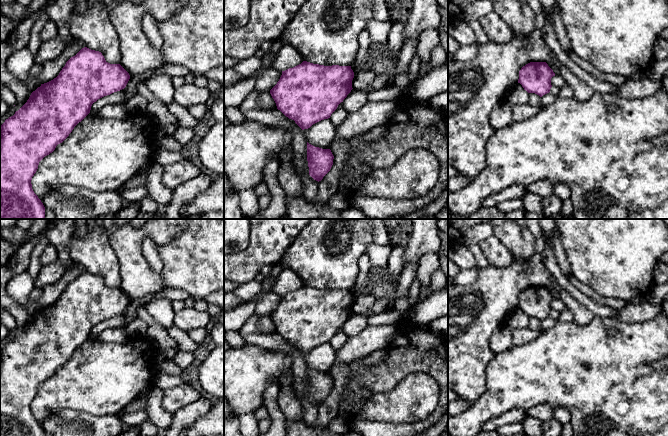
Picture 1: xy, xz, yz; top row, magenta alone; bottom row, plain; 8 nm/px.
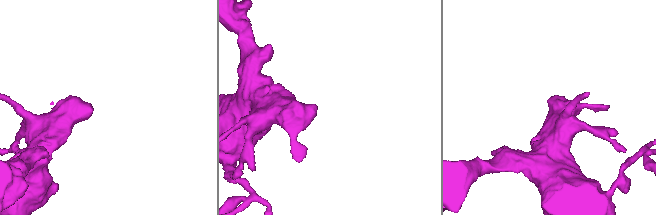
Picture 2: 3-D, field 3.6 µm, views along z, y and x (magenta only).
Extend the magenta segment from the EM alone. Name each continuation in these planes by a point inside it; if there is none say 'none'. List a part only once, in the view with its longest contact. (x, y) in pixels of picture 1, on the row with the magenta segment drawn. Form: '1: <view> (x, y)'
none

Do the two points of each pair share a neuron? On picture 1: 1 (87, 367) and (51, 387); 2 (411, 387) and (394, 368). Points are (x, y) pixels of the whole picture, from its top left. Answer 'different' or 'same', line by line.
1: same
2: different

